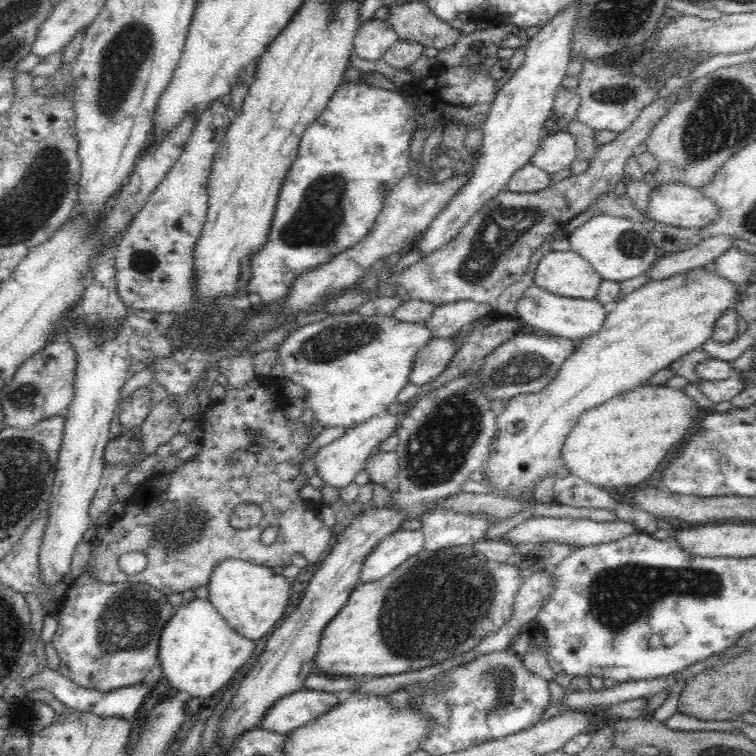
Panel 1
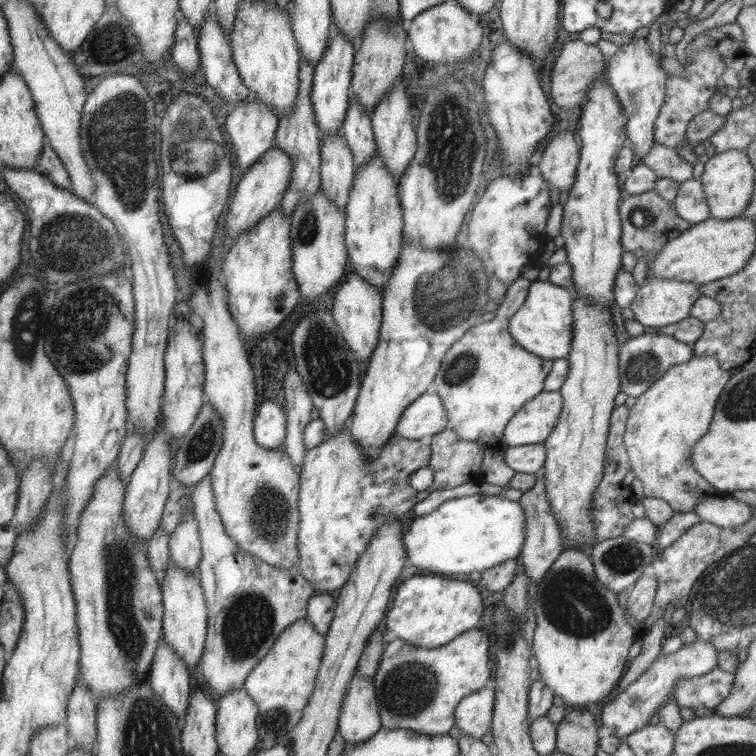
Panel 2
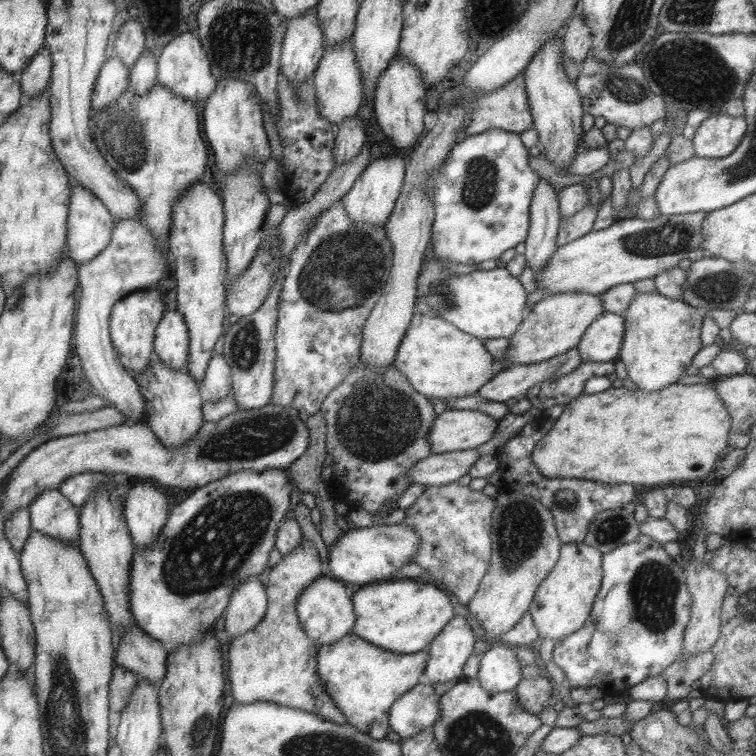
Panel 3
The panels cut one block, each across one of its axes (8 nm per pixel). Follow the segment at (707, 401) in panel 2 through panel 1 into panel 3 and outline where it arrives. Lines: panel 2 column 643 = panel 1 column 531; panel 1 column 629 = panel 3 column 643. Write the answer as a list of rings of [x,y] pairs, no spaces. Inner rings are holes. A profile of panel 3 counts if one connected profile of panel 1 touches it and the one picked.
[[[636,292],[633,300],[627,304],[623,319],[625,319],[625,329],[621,348],[617,360],[621,361],[625,368],[626,374],[629,376],[636,388],[641,391],[655,391],[676,383],[679,376],[684,376],[685,368],[691,366],[691,358],[701,350],[700,329],[702,326],[703,312],[697,307],[693,307],[682,300],[675,300],[661,296],[659,293]]]

